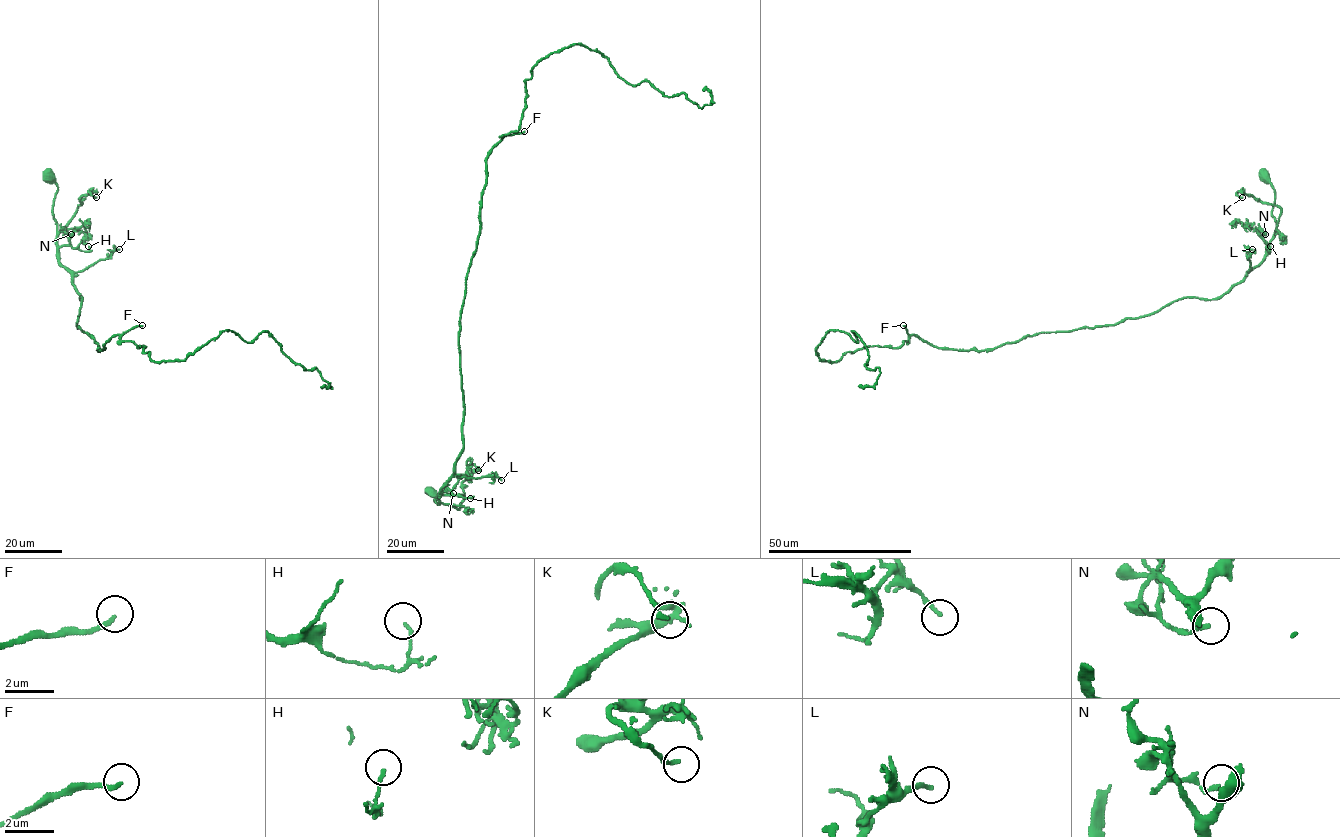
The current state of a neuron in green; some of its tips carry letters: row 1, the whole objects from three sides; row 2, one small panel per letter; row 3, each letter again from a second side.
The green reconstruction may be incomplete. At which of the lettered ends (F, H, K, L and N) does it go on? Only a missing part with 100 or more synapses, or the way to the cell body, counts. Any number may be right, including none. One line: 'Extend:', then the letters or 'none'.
Extend: F

